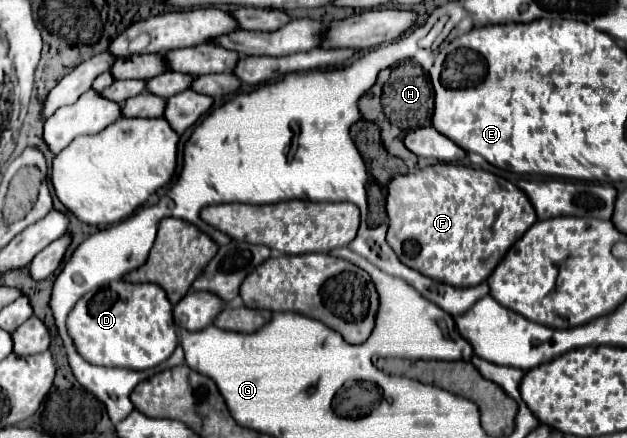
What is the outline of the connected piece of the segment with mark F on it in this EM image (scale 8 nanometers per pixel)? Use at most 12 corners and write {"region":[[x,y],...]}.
{"region":[[395,176],[387,242],[451,286],[489,278],[537,222],[509,180]]}

